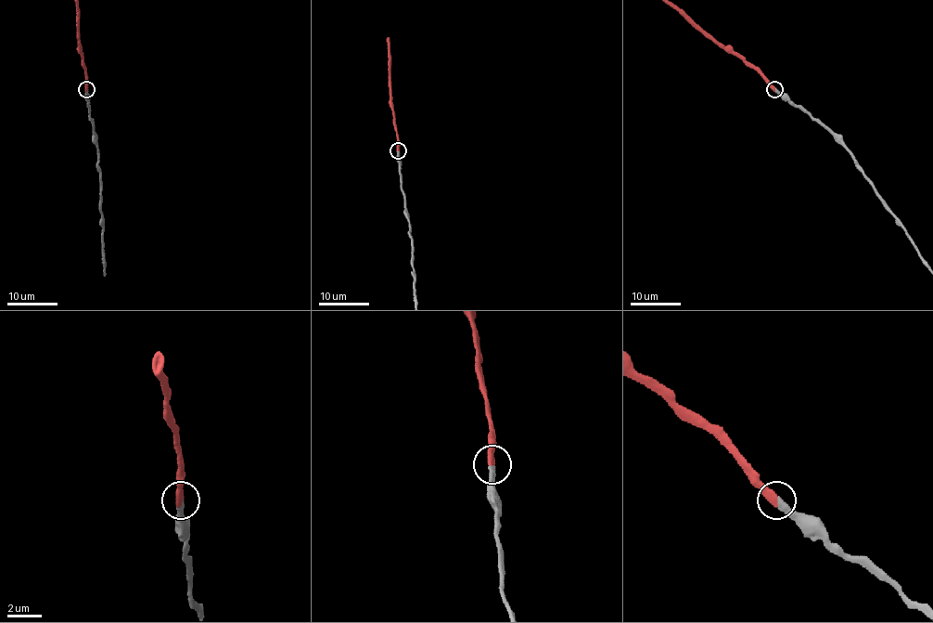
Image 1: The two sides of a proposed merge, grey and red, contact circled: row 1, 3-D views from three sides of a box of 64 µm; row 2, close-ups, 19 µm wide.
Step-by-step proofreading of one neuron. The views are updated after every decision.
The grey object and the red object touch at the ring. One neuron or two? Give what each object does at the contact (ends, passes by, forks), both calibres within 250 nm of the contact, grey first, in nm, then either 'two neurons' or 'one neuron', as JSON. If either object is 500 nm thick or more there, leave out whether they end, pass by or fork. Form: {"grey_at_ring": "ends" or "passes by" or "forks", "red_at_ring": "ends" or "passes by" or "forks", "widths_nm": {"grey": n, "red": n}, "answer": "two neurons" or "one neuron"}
{"grey_at_ring": "ends", "red_at_ring": "ends", "widths_nm": {"grey": 360, "red": 420}, "answer": "one neuron"}

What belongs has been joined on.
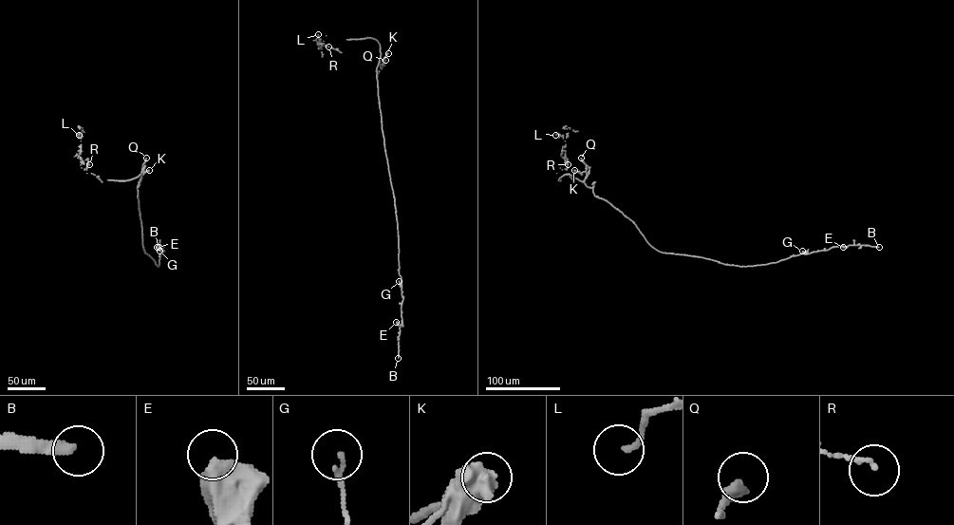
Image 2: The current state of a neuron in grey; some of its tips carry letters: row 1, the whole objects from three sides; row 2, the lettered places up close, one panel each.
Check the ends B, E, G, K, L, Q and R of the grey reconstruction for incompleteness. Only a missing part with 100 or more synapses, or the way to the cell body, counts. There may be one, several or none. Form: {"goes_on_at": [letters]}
{"goes_on_at": ["B"]}

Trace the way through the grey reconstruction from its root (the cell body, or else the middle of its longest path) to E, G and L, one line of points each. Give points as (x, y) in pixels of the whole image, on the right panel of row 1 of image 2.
E: (649, 244), (663, 253), (740, 266), (766, 264), (802, 253), (843, 247)
G: (649, 244), (663, 253), (740, 266), (776, 262), (806, 252), (802, 251)
L: (649, 244), (631, 220), (596, 196), (592, 188), (570, 174), (558, 180), (569, 173), (565, 141), (555, 135)

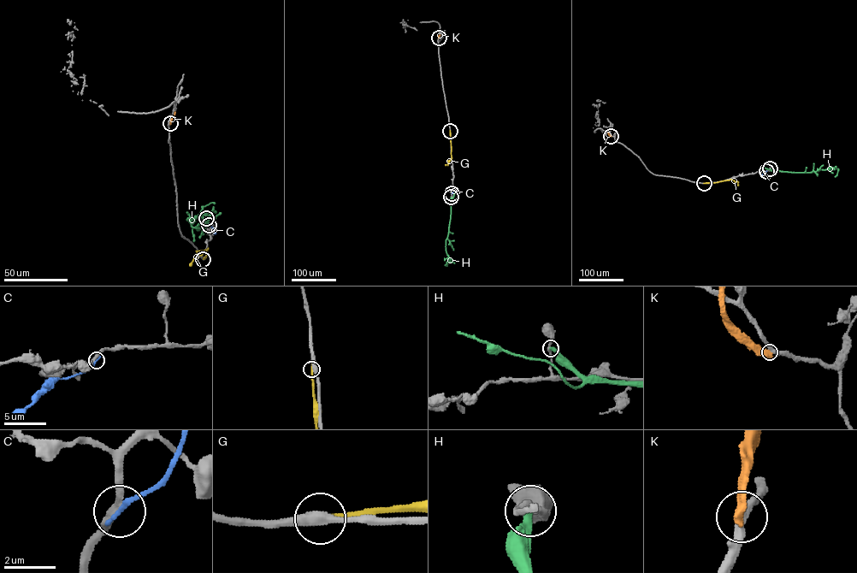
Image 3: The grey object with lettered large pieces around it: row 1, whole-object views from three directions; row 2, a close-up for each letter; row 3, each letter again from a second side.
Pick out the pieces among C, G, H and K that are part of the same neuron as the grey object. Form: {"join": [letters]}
{"join": []}

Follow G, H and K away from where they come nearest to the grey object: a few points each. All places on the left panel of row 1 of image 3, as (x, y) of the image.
G: (203, 259), (208, 248), (202, 255), (197, 255), (189, 265)
H: (206, 218), (204, 227), (192, 227), (191, 222), (202, 215), (189, 220), (194, 241)
K: (170, 123), (174, 111)

